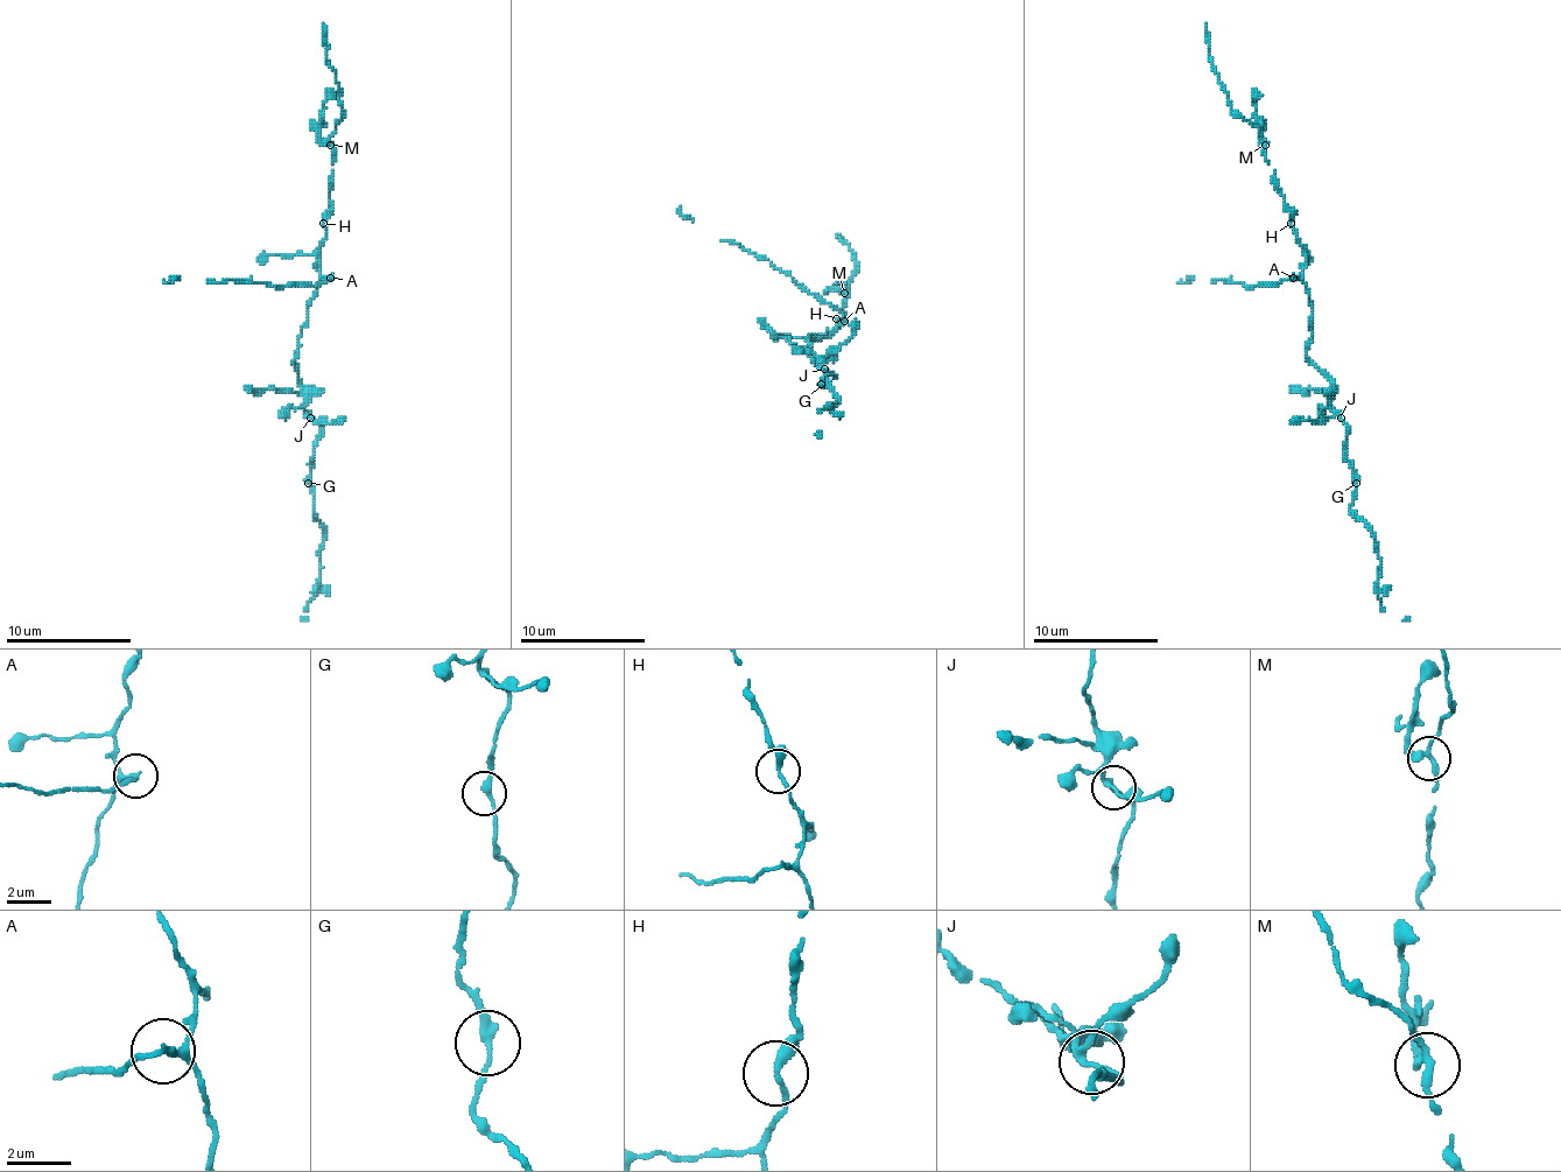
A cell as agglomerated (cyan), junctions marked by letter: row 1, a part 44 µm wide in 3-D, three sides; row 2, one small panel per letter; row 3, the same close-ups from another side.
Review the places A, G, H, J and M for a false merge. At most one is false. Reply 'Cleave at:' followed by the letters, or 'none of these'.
Cleave at: M

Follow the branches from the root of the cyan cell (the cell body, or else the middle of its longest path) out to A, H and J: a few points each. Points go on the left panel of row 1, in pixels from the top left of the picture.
A: (301, 330), (308, 320), (308, 301), (317, 286), (329, 276)
H: (301, 330), (308, 320), (308, 301), (320, 280), (320, 245), (327, 236), (323, 223)
J: (301, 330), (295, 370), (301, 383), (304, 411), (310, 418)

